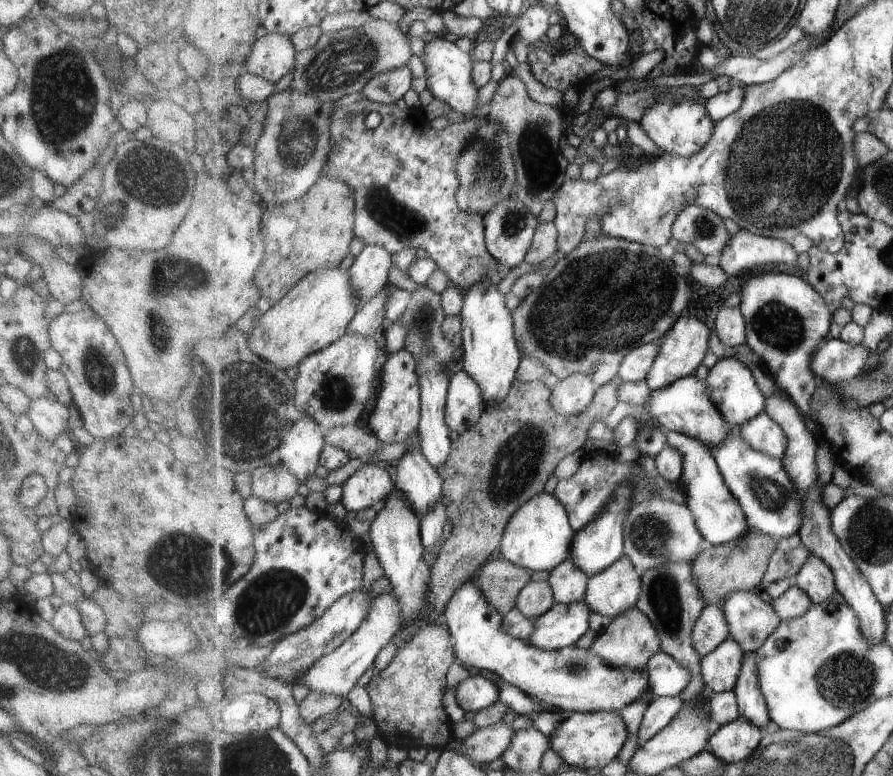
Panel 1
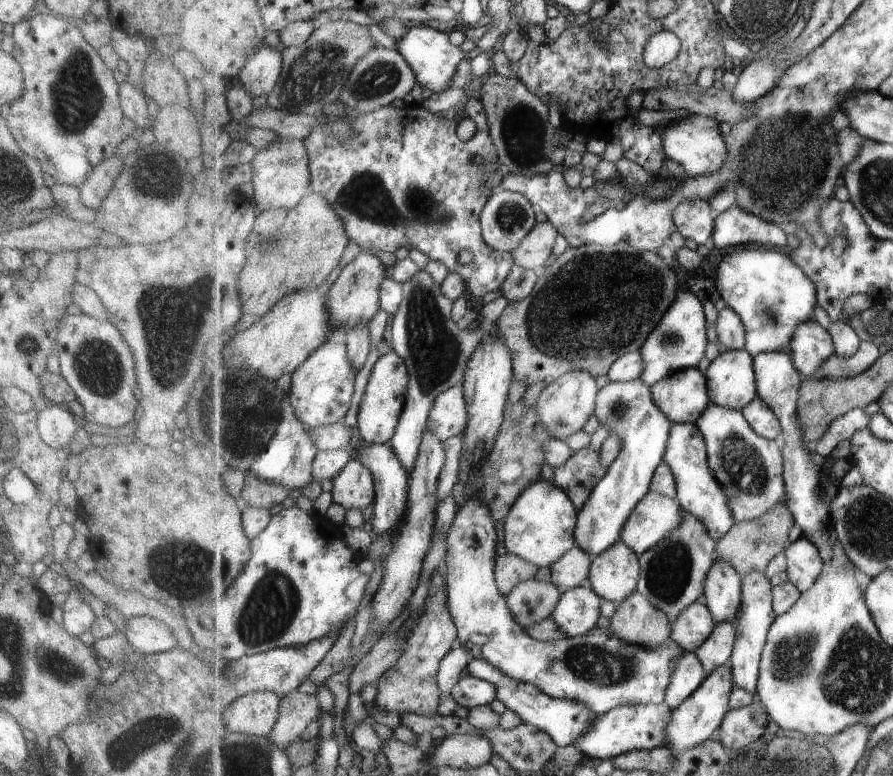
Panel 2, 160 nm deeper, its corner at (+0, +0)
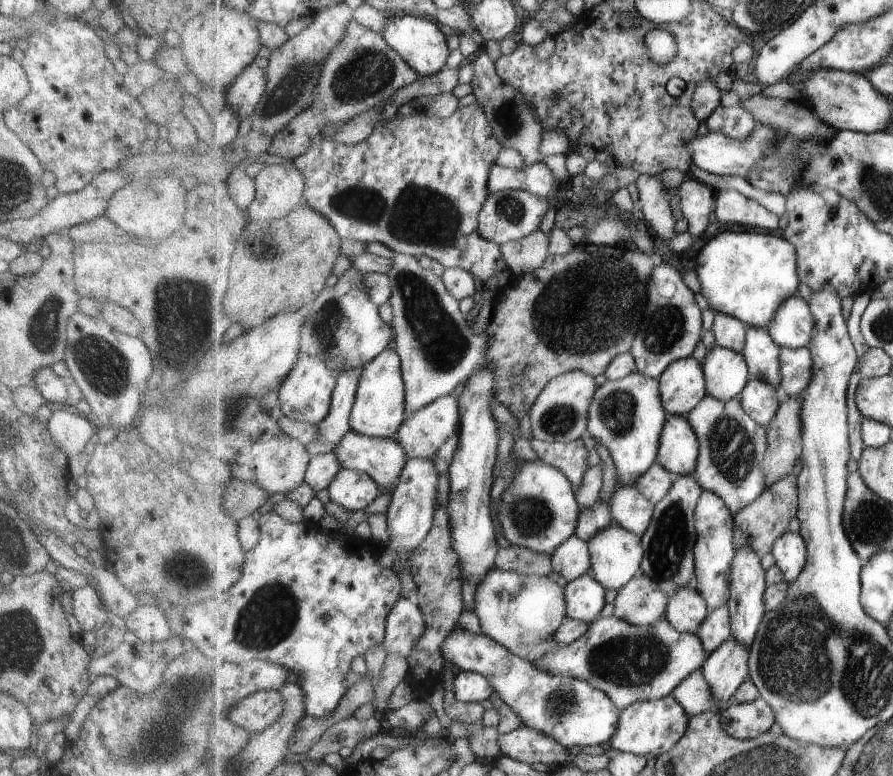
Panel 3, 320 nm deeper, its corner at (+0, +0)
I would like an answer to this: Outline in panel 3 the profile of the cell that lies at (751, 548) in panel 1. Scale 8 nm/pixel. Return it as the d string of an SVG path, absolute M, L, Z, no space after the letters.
M790 474L773 486L767 487L756 501L735 514L734 534L739 549L755 549L761 556L771 553L775 541L789 532L789 522L797 516L800 503L798 494L798 476Z

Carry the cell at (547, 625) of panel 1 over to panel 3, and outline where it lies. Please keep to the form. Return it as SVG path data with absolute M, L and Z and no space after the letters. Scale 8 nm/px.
M590 573L569 581L564 588L568 618L593 624L605 606L605 590Z

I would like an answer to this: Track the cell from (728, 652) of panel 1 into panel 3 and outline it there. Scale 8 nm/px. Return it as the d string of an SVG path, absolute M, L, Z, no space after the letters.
M721 606L717 610L710 610L709 618L705 620L705 624L701 624L701 630L699 630L699 638L705 650L708 650L708 656L732 637L730 609L727 606Z

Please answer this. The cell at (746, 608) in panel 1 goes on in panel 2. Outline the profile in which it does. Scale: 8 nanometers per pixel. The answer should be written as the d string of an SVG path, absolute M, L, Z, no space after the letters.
M713 561L705 579L703 601L717 622L731 621L743 602L743 577L733 563Z

